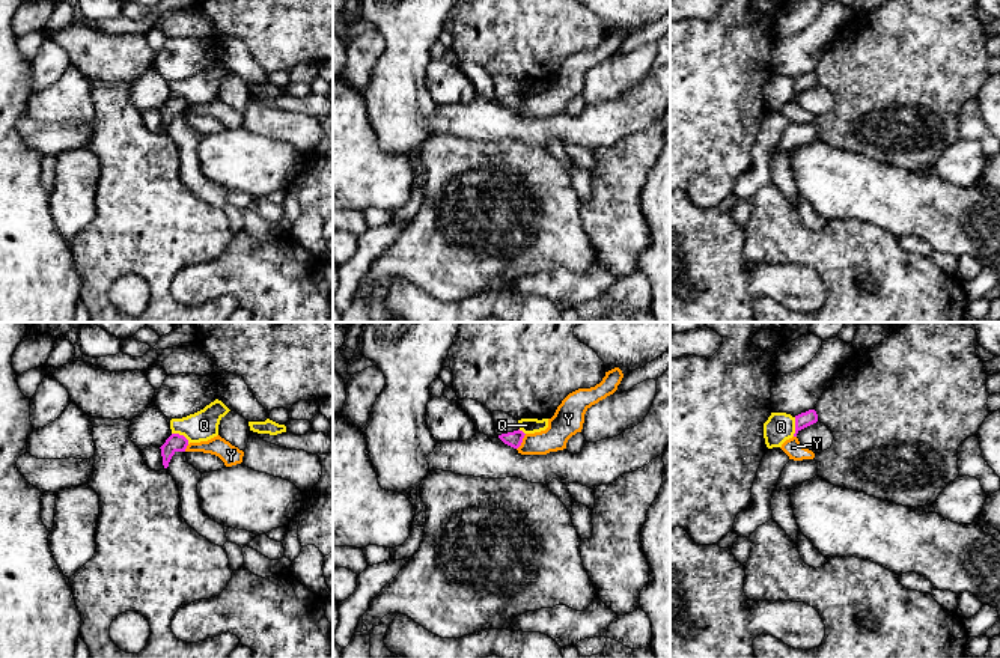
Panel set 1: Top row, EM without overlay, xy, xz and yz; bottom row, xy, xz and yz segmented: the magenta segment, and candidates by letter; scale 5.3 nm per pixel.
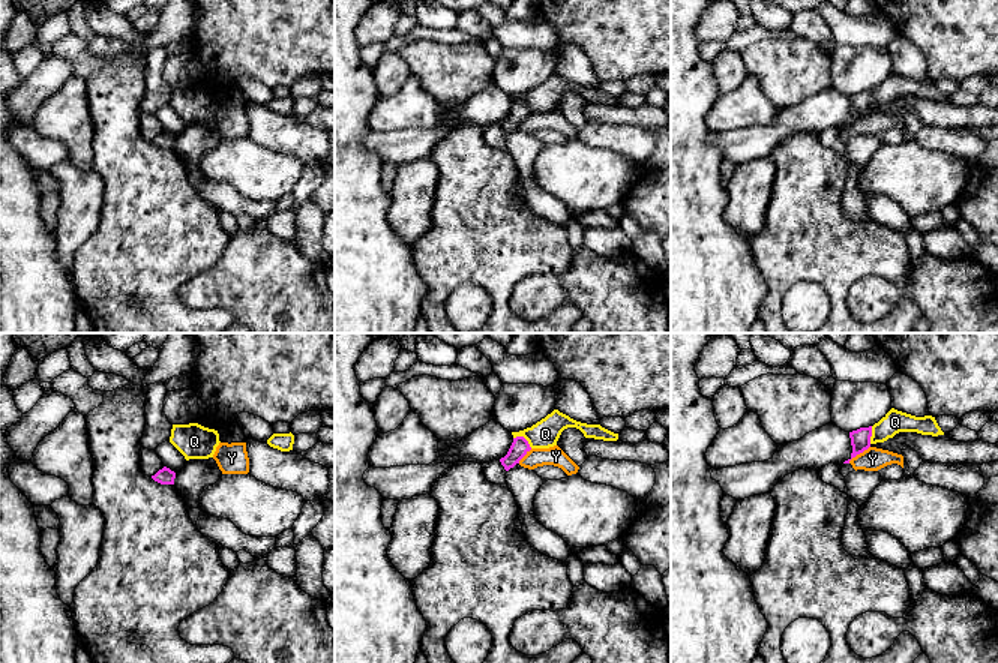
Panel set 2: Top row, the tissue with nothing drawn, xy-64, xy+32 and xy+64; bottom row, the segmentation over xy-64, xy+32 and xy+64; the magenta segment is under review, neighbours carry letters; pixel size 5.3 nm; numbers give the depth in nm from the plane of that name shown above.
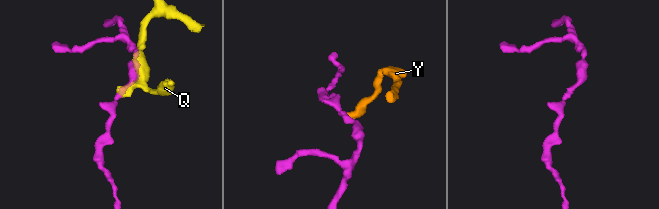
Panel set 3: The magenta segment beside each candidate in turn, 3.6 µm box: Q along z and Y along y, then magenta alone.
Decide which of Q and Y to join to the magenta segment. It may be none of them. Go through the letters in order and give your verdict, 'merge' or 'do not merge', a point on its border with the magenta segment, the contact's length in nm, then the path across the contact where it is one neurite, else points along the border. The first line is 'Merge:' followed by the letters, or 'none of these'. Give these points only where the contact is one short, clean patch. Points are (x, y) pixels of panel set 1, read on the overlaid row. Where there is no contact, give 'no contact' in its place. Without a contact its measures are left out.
Merge: none of these
Q: do not merge; contact xy (181, 435); length 110 nm
Y: do not merge; contact xz (521, 441); length 100 nm; border xz (526, 434), (517, 449)

